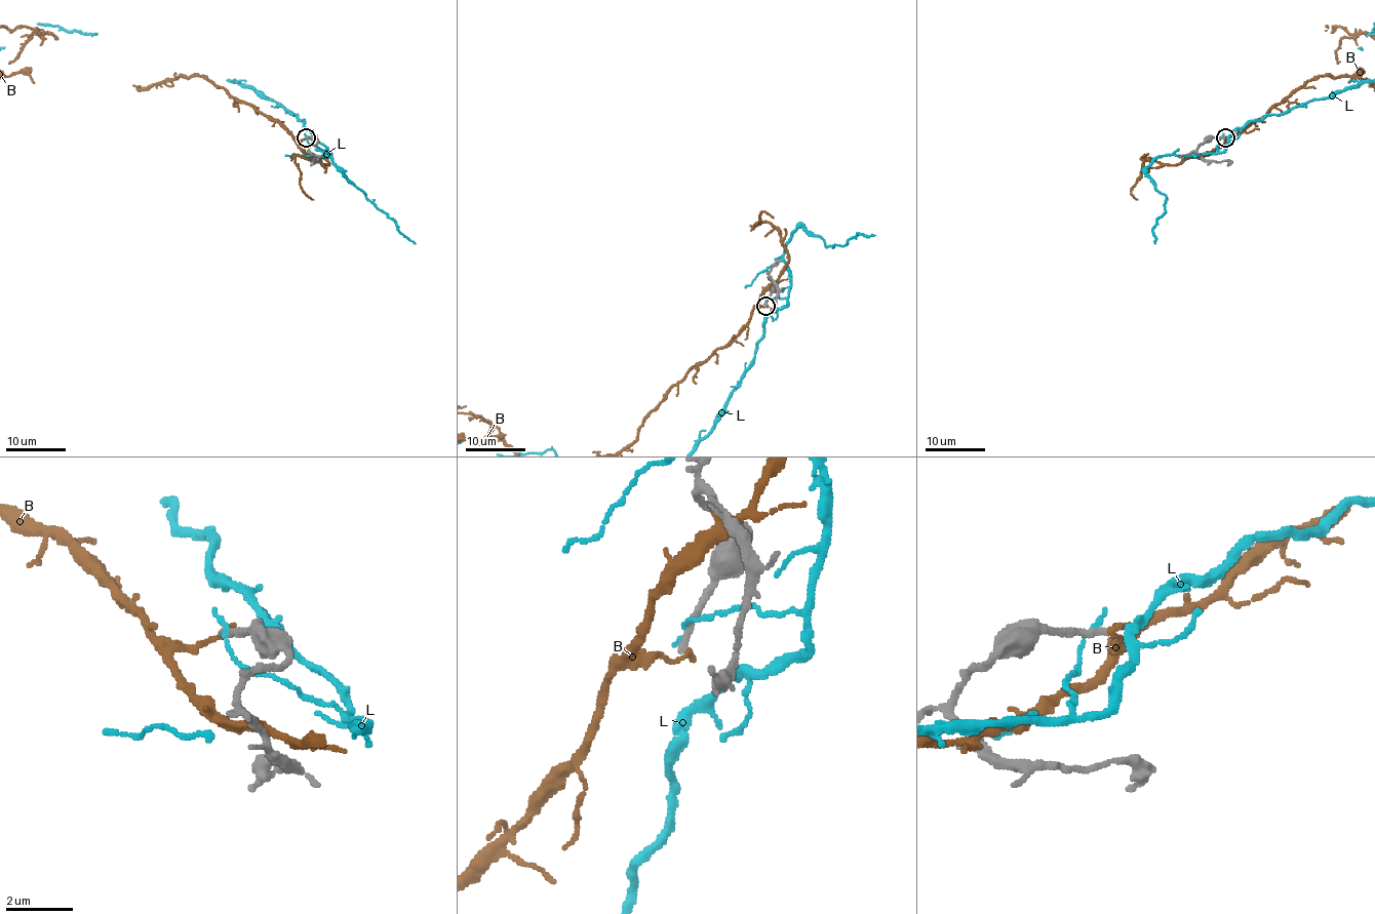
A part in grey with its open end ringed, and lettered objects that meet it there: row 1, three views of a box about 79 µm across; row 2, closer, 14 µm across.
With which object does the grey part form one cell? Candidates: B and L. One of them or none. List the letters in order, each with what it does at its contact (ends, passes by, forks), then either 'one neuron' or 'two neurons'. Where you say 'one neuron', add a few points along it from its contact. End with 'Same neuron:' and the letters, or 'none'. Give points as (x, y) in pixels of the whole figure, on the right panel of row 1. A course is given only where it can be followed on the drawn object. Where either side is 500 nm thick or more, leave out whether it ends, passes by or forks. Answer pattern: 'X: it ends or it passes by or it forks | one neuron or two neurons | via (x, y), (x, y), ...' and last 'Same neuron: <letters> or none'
B: it ends | two neurons
L: it ends | two neurons
Same neuron: none

